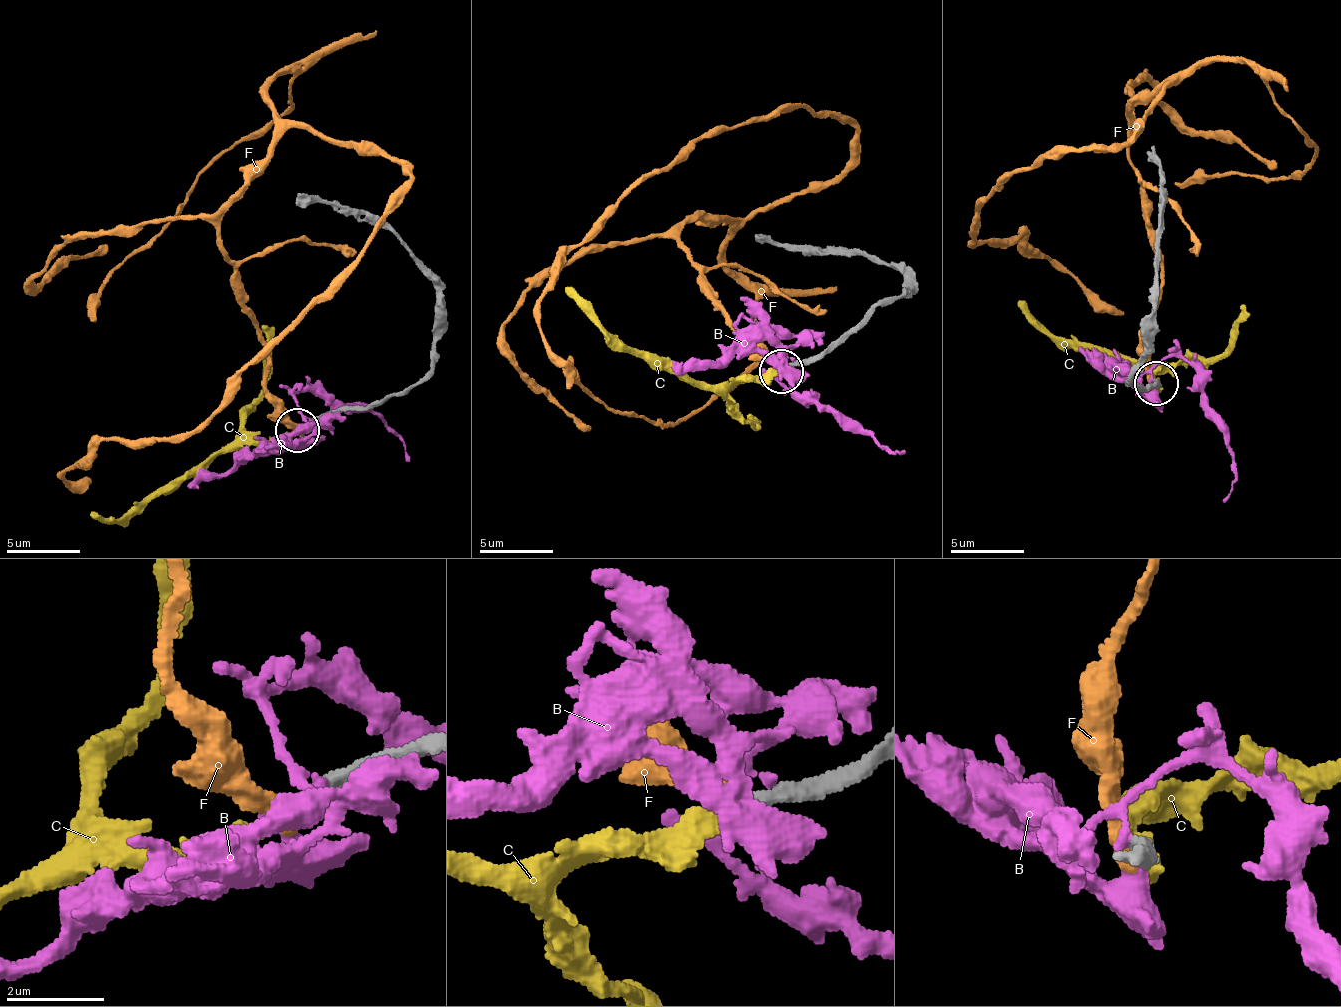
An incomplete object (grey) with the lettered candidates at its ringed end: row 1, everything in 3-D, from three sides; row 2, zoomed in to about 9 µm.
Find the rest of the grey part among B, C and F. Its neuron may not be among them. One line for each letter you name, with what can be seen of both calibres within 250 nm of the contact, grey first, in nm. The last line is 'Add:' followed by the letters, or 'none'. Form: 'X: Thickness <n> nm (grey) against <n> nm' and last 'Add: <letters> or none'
C: Thickness 320 nm (grey) against 360 nm
Add: C

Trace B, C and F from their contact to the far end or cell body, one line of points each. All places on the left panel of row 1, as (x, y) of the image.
B: (300, 428), (301, 443), (309, 435), (296, 407), (294, 393), (322, 391), (385, 425), (400, 440), (408, 461)
C: (296, 431), (237, 441), (205, 459), (114, 523), (91, 514)
F: (300, 429), (221, 209), (303, 127), (411, 180), (239, 387), (191, 430), (105, 439), (61, 473), (85, 481)

